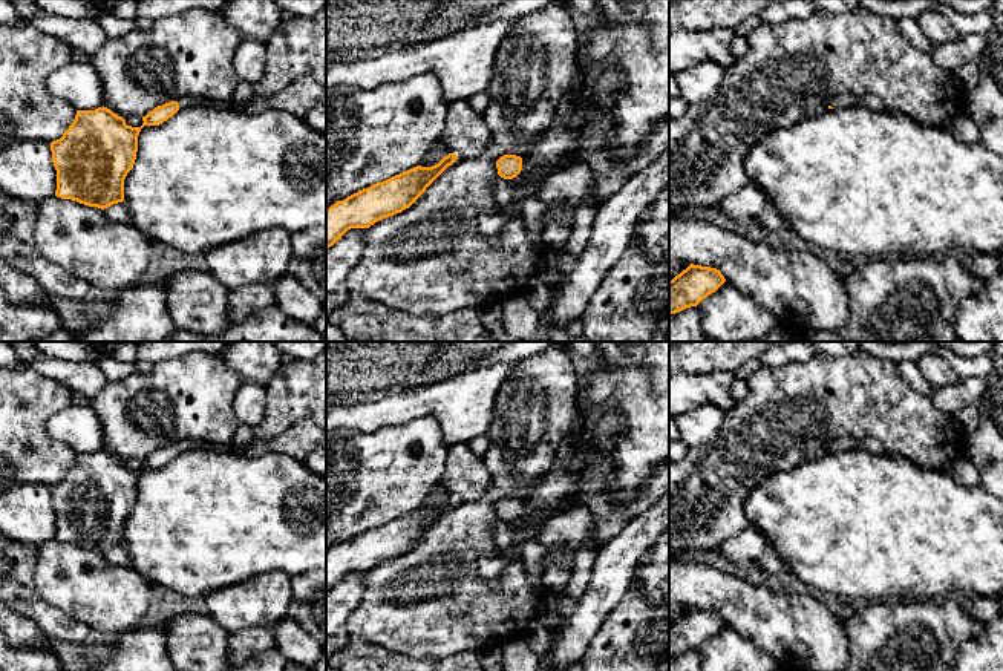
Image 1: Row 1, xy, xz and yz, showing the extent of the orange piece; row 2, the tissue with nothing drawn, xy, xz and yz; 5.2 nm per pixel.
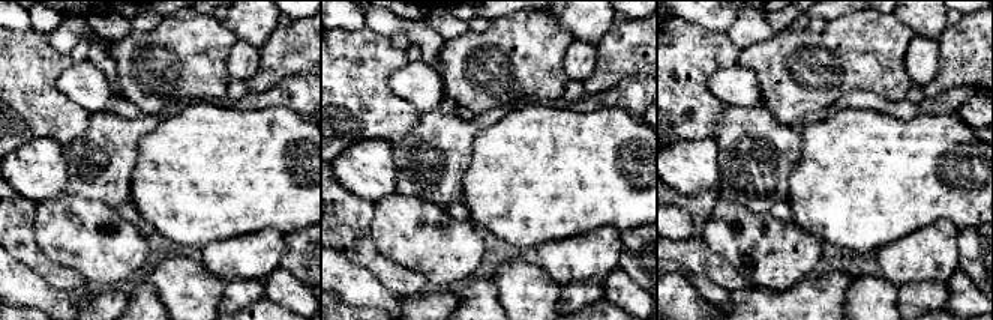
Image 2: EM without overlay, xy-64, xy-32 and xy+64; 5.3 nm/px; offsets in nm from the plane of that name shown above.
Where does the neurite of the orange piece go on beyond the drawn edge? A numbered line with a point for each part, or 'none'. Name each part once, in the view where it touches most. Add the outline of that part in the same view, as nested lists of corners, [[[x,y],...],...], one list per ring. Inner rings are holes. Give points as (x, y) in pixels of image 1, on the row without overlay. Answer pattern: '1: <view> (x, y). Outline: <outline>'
1: xy (186, 445). Outline: [[[182,440],[181,443],[178,443],[179,452],[185,452],[190,449],[205,449],[205,447],[213,447],[207,443],[202,441],[196,441],[196,440]]]

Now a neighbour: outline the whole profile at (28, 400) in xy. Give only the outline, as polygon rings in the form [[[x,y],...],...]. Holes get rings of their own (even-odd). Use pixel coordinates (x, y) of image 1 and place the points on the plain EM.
[[[31,366],[0,368],[0,495],[18,484],[57,484],[74,466],[77,452],[54,440],[47,421],[74,403],[74,392]]]

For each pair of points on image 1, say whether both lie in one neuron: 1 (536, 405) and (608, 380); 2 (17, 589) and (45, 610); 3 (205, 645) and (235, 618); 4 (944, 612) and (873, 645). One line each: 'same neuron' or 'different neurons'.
1: different neurons
2: same neuron
3: different neurons
4: same neuron

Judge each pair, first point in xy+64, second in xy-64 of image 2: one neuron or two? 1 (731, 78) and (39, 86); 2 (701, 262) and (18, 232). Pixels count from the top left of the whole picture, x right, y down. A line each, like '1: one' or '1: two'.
1: two
2: one

